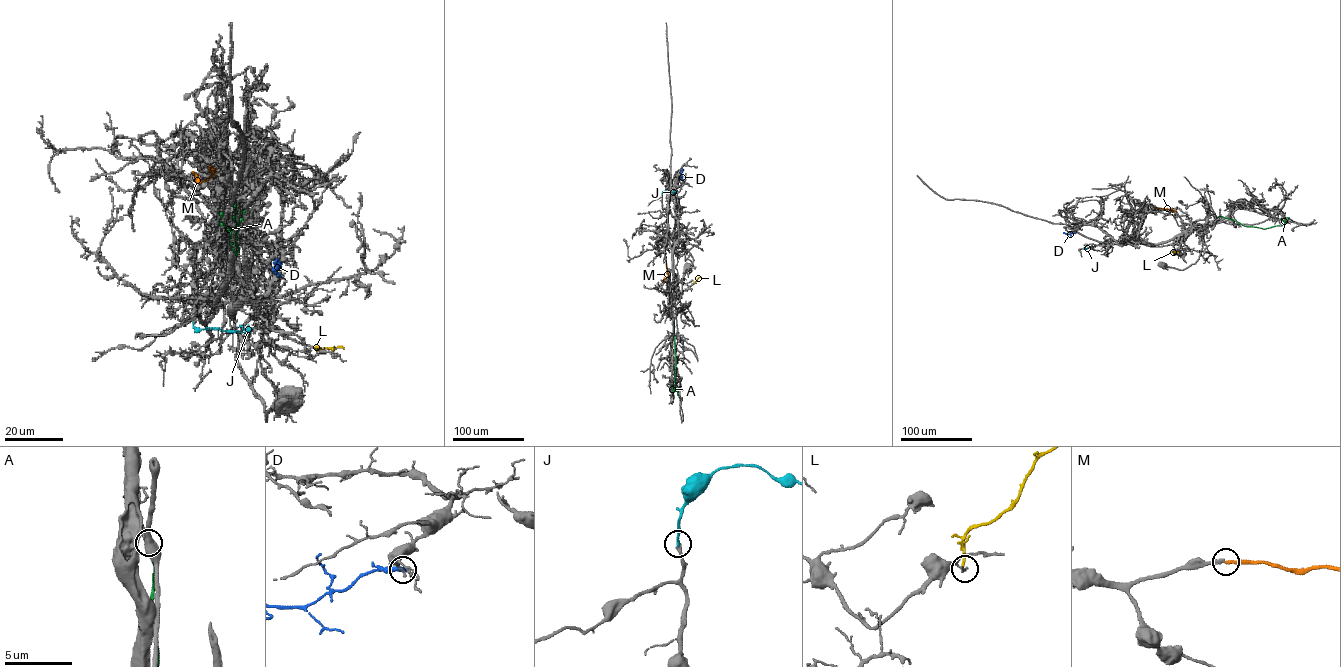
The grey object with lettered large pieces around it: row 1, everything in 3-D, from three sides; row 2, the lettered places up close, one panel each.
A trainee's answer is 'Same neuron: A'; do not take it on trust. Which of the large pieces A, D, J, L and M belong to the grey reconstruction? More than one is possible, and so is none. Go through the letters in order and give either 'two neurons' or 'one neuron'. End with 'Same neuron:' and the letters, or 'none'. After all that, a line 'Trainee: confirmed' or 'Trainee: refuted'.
A: two neurons
D: two neurons
J: two neurons
L: two neurons
M: one neuron
Same neuron: M
Trainee: refuted

